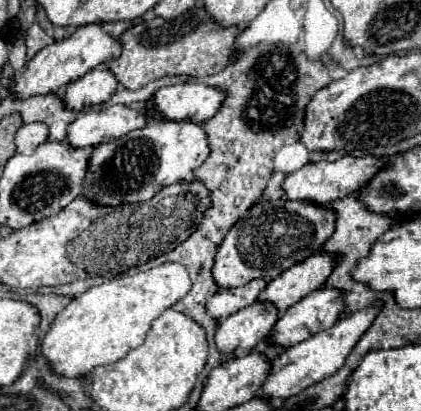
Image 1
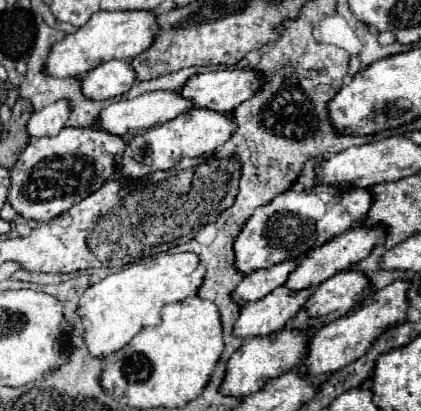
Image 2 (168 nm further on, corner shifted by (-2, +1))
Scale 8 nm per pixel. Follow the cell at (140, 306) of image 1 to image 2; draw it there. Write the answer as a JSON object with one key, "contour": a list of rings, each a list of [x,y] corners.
{"contour":[[[161,254],[147,264],[129,264],[121,272],[107,276],[105,280],[89,286],[79,300],[77,314],[81,320],[89,318],[91,328],[83,332],[87,350],[95,358],[105,358],[123,346],[127,346],[143,328],[157,326],[161,322],[161,308],[171,302],[181,302],[195,296],[201,278],[195,276],[199,264],[197,254]]]}

